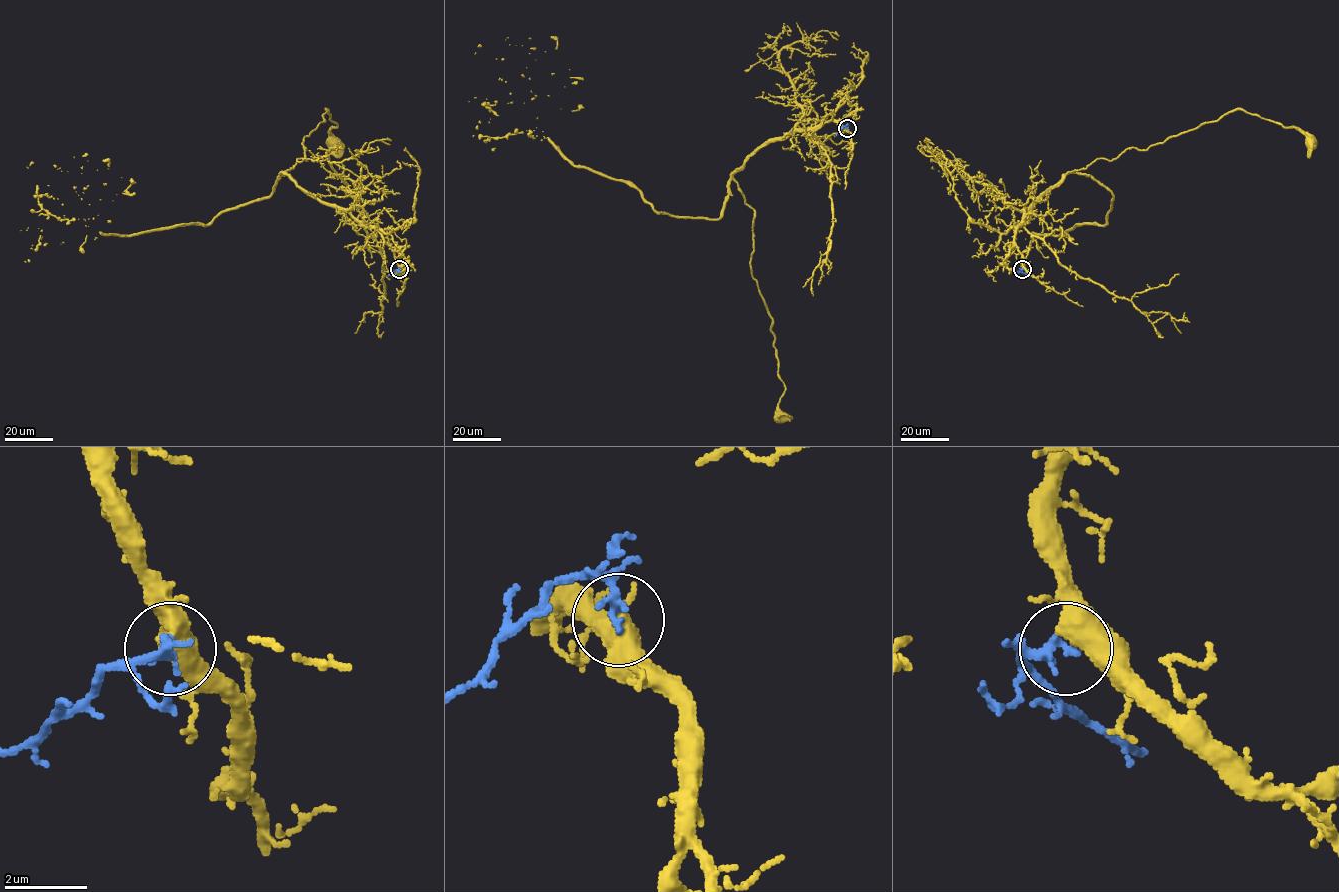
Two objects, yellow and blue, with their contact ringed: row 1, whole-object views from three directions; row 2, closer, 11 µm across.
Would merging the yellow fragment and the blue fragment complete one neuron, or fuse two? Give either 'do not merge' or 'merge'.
merge

